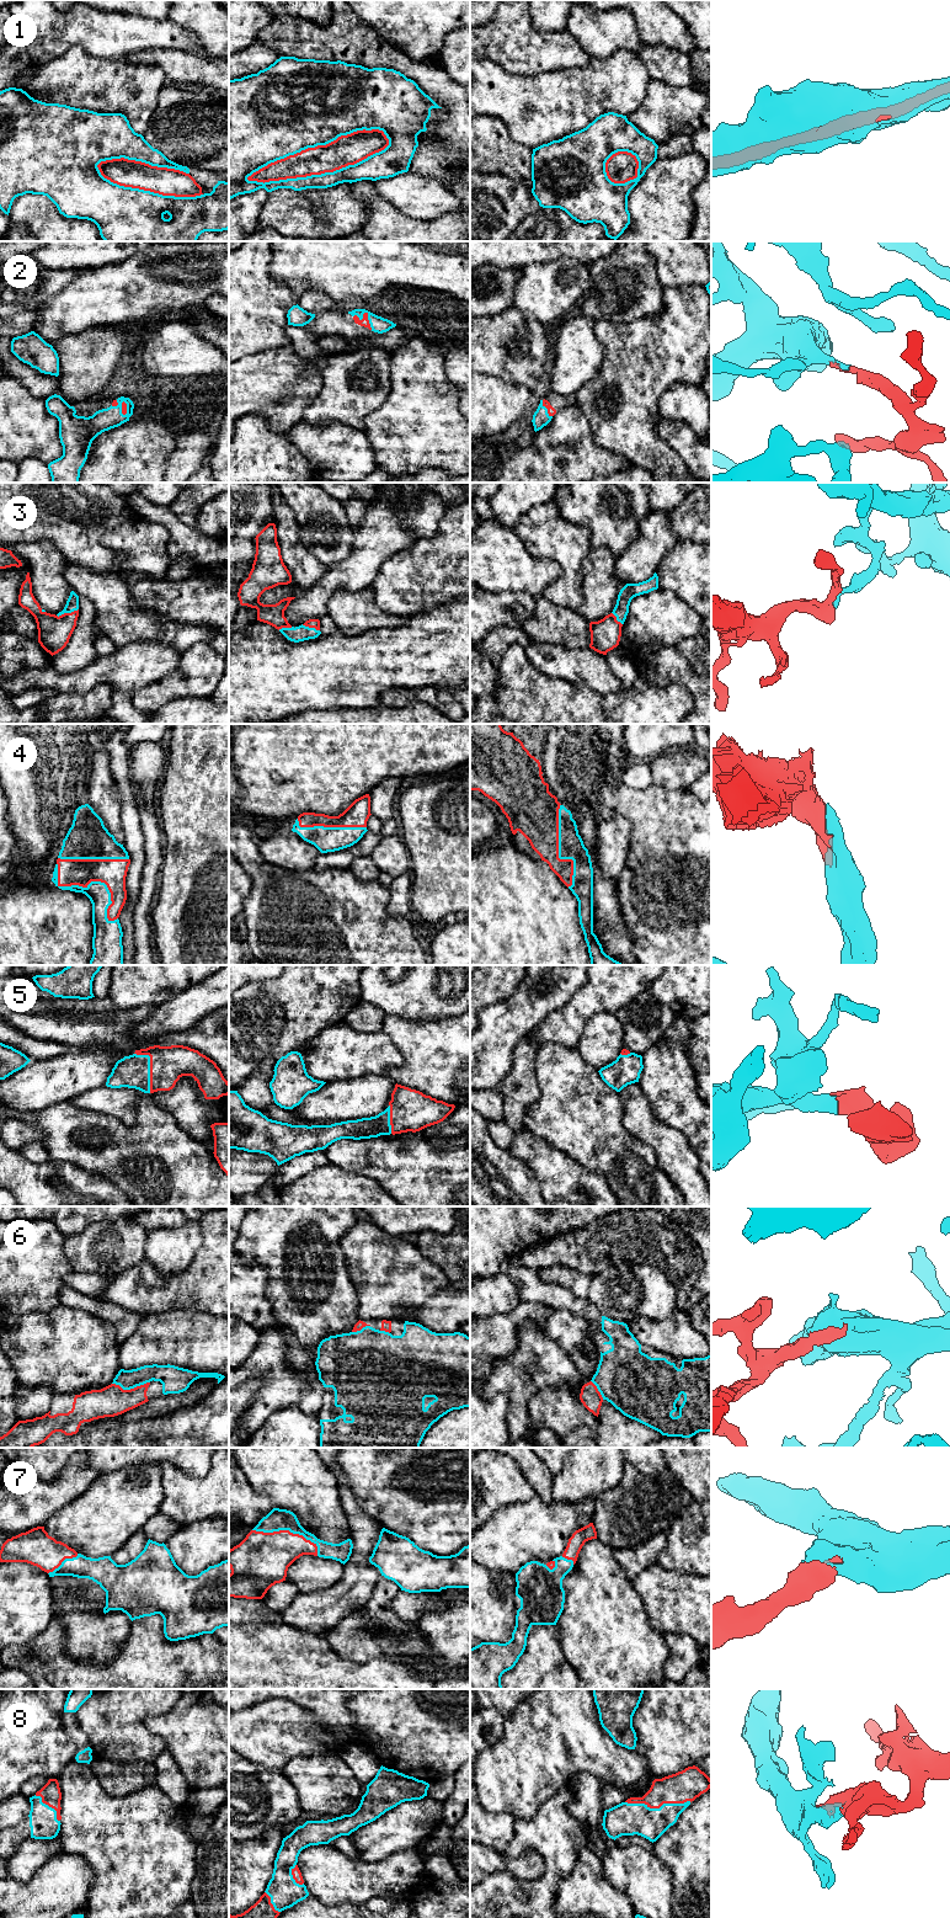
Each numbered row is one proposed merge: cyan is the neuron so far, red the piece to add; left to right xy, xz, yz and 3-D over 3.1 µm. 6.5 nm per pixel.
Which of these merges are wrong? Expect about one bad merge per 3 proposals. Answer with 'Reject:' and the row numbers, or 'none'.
Reject: 1

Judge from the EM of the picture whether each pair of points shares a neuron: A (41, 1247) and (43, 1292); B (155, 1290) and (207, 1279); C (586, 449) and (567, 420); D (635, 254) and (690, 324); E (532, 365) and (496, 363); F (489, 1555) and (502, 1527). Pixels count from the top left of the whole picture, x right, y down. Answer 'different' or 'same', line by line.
A: same
B: same
C: same
D: different
E: same
F: same

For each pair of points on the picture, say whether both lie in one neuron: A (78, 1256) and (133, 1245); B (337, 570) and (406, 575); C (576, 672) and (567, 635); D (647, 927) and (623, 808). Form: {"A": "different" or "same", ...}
{"A": "same", "B": "different", "C": "different", "D": "same"}

